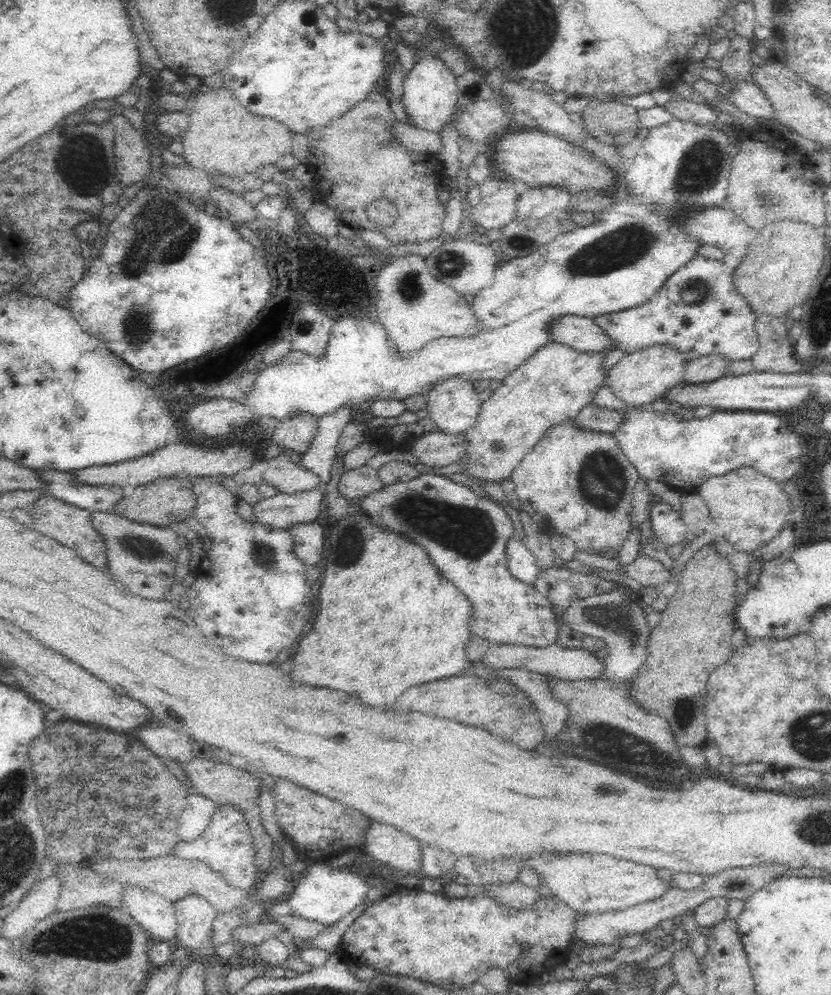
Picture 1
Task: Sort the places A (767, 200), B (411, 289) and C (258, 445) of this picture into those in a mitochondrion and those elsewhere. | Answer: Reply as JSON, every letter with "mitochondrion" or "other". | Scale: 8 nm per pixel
{"A":"mitochondrion","B":"mitochondrion","C":"other"}

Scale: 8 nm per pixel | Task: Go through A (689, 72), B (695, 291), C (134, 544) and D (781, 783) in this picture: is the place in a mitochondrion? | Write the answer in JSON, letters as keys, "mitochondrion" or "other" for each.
{"A":"other","B":"mitochondrion","C":"mitochondrion","D":"other"}

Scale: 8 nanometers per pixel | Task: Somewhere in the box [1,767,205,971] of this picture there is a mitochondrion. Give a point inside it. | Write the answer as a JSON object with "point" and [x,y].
{"point":[102,938]}

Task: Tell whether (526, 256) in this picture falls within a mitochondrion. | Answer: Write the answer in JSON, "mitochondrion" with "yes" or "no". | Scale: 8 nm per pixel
{"mitochondrion":"no"}

